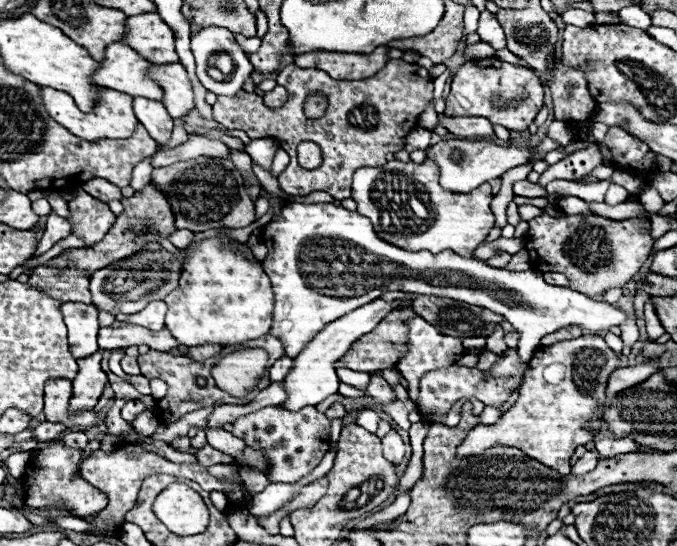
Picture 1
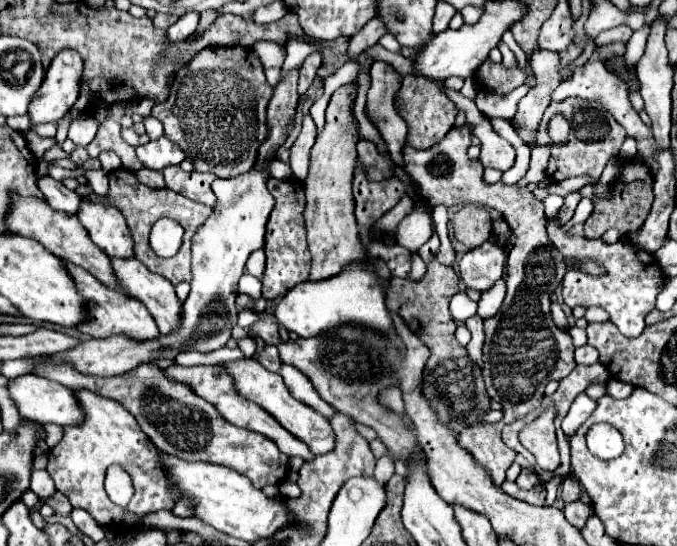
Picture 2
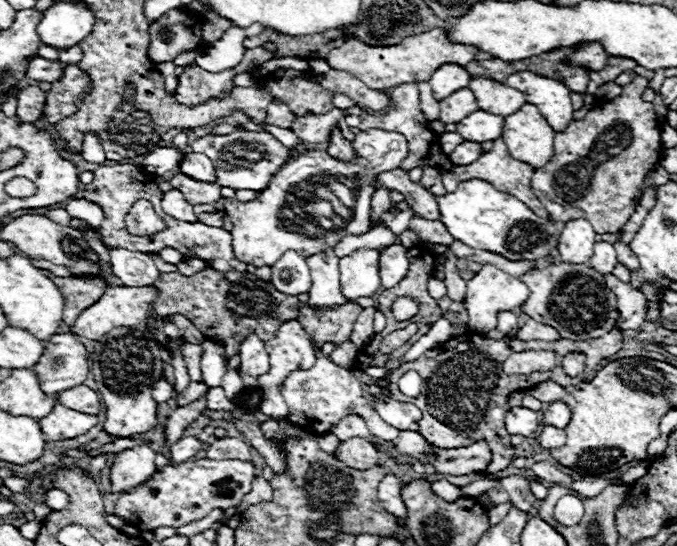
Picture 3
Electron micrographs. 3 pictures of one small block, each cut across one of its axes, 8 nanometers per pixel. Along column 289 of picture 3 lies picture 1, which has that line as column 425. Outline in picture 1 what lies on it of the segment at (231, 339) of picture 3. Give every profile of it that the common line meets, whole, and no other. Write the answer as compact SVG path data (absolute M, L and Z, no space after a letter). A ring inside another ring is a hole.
M418 296L412 302L412 310L428 320L438 332L456 338L468 336L488 336L496 324L502 324L502 316L488 312L486 308L460 304L458 300L448 300L442 296Z

